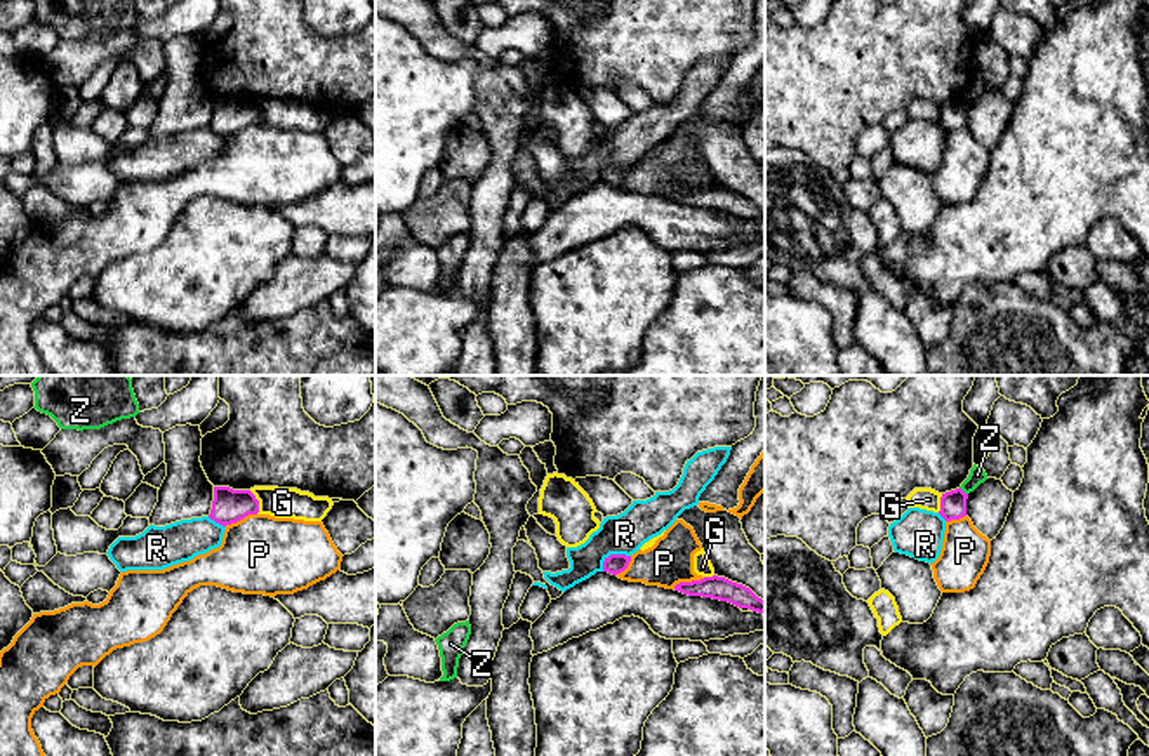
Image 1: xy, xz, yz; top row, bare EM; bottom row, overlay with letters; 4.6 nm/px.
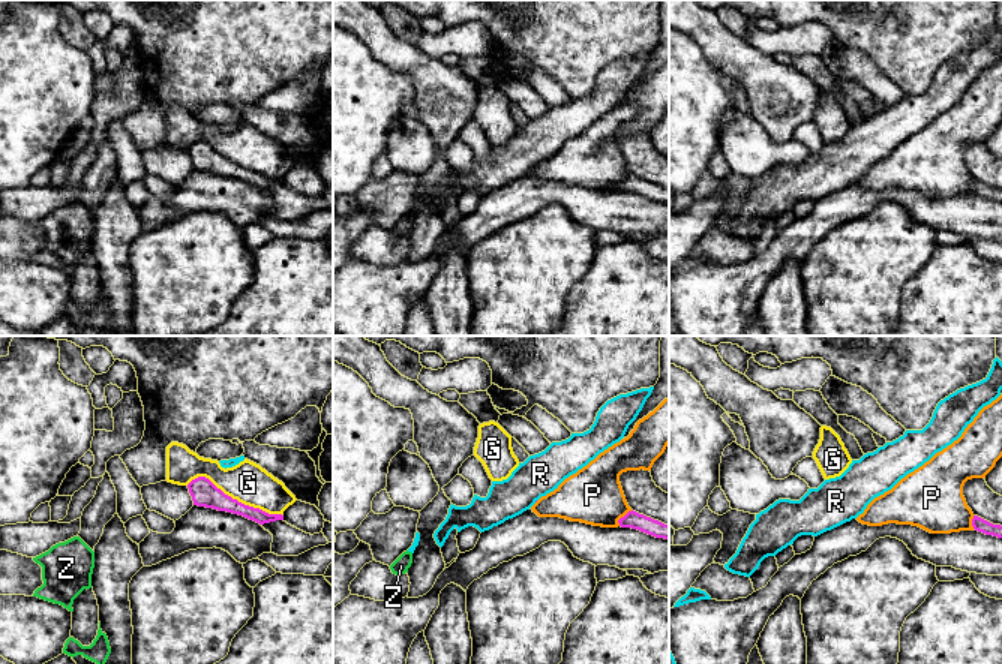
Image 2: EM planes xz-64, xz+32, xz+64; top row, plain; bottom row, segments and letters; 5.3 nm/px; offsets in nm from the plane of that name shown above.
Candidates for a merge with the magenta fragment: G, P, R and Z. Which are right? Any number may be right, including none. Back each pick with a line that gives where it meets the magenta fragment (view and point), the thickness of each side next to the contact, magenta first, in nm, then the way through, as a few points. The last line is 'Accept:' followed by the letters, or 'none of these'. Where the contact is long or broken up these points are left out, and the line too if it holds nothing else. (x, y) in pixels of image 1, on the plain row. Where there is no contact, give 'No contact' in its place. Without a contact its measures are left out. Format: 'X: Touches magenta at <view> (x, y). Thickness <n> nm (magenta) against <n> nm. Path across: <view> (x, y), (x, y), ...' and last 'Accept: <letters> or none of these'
Accept: none of these

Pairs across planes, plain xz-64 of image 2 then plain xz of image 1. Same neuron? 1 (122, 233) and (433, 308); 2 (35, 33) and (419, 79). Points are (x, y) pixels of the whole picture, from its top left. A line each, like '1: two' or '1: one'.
1: two
2: one

